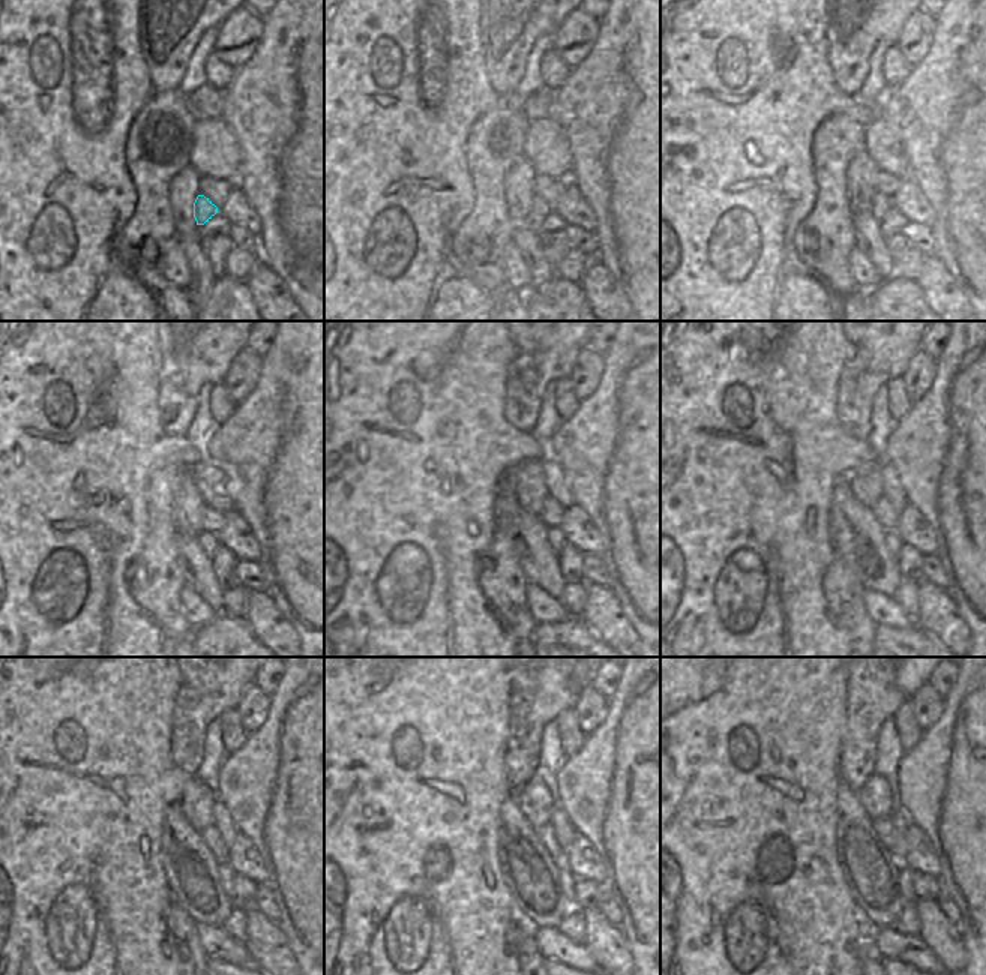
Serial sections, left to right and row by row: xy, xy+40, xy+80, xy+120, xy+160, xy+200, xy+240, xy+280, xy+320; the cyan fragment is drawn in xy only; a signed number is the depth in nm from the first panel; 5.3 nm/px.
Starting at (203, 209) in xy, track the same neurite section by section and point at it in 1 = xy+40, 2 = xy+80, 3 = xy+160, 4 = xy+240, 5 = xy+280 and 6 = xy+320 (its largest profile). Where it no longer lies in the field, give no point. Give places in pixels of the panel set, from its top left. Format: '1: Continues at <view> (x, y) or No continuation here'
1: Continues at xy+40 (539, 210)
2: Continues at xy+80 (881, 204)
3: Continues at xy+160 (556, 537)
4: Continues at xy+240 (227, 873)
5: Continues at xy+280 (566, 882)
6: Continues at xy+320 (905, 884).

